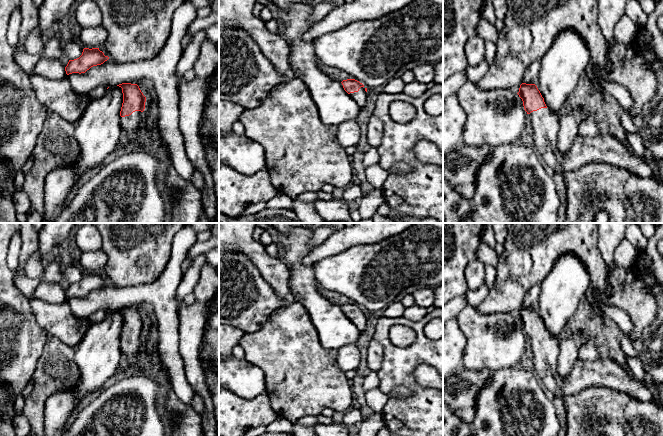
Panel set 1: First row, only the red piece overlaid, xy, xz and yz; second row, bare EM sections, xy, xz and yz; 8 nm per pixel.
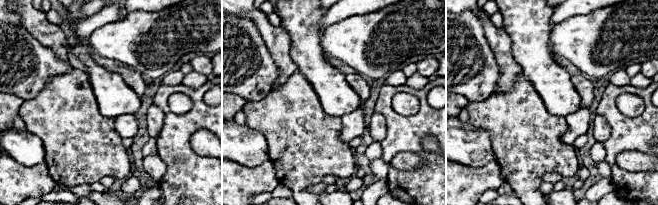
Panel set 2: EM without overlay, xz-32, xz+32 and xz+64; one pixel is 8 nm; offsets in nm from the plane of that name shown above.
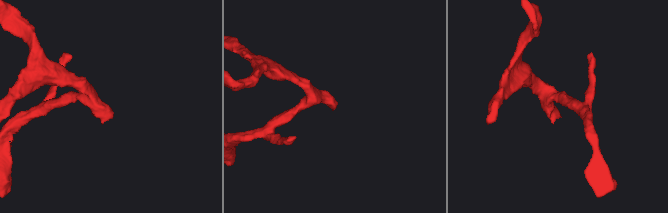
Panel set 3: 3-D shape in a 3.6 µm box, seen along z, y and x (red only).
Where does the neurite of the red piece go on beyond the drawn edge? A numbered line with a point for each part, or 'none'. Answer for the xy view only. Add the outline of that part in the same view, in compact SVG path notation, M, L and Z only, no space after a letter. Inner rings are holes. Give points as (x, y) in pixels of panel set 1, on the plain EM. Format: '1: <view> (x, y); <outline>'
1: xy (132, 347); M135 335L129 340L121 341L121 350L128 357L128 362L132 367L137 366L137 358L136 356L141 352L141 348L143 347L143 336Z

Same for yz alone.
1: yz (608, 373); M548 332L529 338L535 375L557 398L592 386L602 386L624 392L640 401L655 403L646 382L631 377L622 366L612 359L578 359L570 374L563 378L558 372L560 342Z

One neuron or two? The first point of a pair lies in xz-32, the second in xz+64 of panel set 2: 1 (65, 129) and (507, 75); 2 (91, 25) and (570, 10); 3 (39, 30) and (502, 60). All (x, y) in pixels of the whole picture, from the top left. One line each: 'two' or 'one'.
1: two
2: one
3: one

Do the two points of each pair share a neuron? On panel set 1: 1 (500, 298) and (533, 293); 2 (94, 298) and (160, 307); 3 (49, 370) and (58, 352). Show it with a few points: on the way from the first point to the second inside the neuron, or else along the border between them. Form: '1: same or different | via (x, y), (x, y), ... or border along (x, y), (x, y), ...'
1: different | border along (539, 284), (535, 284), (529, 289), (522, 305)
2: same | via (110, 298), (144, 297)
3: same | via (53, 366), (57, 361), (57, 356)

